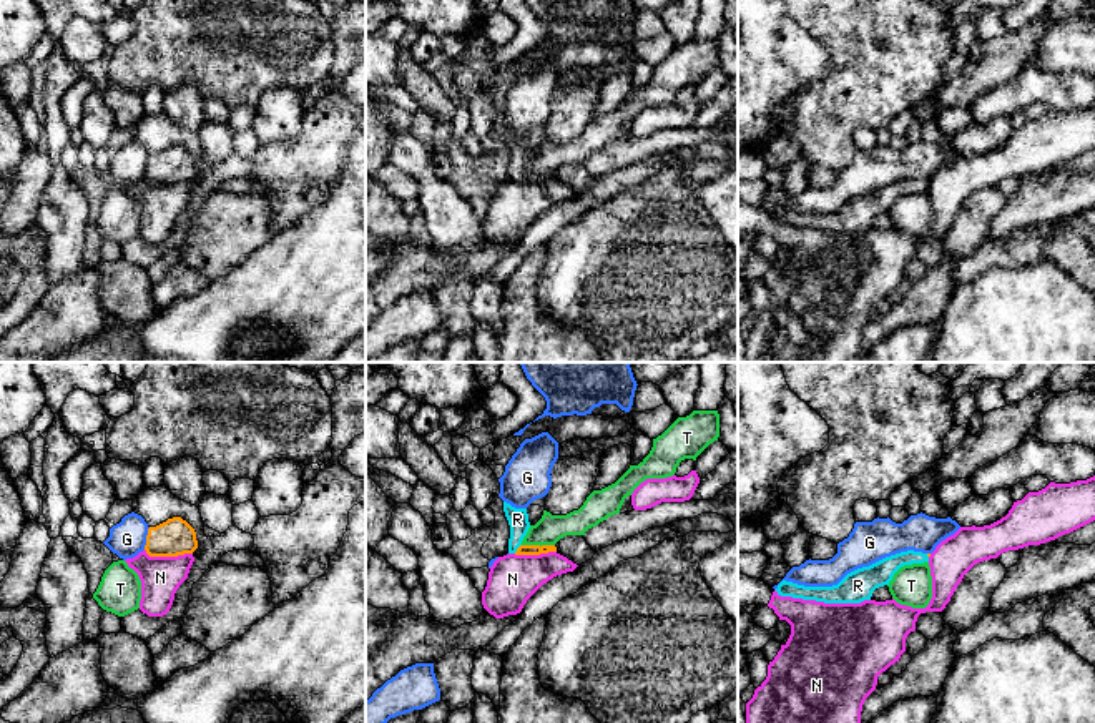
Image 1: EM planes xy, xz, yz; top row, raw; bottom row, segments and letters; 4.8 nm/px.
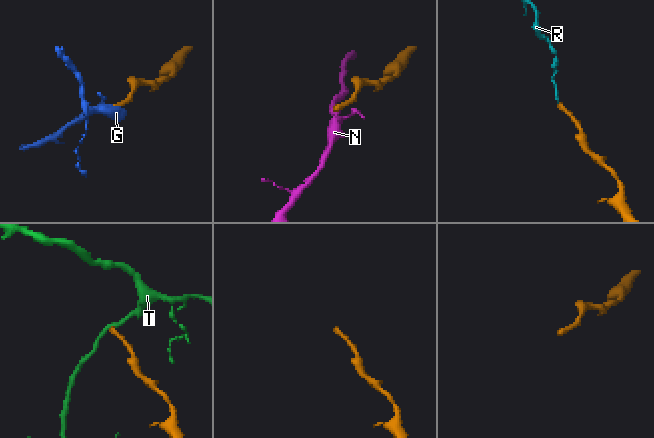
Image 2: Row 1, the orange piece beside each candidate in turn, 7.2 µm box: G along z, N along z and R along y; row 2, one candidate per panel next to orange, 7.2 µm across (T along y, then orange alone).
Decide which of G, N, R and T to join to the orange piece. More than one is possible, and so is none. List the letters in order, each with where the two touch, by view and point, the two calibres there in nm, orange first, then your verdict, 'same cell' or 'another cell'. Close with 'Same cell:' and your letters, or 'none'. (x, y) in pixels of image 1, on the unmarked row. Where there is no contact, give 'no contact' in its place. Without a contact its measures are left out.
G: xy (147, 167) | 180/180 nm | another cell
N: xy (168, 183) | 180/190 nm | another cell
R: xz (517, 177) | 50/100 nm | same cell
T: xz (539, 173) | 50/140 nm | another cell
Same cell: R

